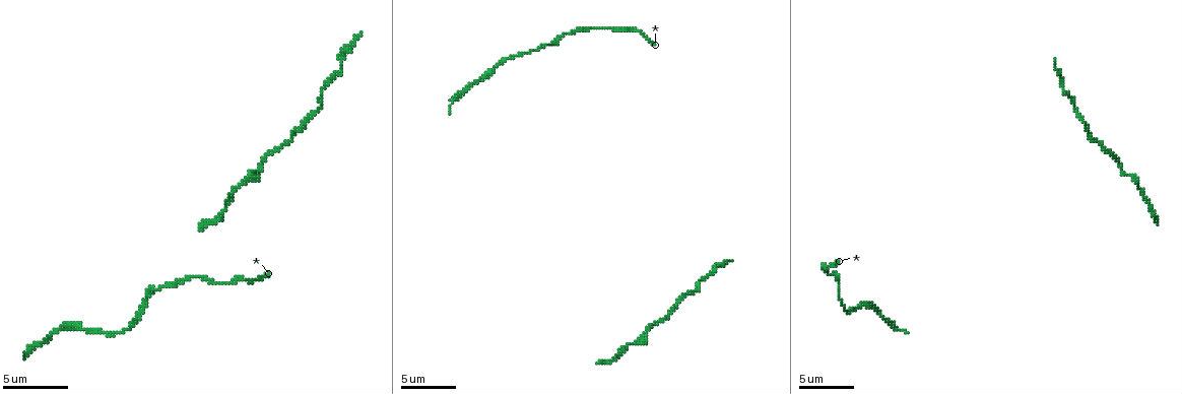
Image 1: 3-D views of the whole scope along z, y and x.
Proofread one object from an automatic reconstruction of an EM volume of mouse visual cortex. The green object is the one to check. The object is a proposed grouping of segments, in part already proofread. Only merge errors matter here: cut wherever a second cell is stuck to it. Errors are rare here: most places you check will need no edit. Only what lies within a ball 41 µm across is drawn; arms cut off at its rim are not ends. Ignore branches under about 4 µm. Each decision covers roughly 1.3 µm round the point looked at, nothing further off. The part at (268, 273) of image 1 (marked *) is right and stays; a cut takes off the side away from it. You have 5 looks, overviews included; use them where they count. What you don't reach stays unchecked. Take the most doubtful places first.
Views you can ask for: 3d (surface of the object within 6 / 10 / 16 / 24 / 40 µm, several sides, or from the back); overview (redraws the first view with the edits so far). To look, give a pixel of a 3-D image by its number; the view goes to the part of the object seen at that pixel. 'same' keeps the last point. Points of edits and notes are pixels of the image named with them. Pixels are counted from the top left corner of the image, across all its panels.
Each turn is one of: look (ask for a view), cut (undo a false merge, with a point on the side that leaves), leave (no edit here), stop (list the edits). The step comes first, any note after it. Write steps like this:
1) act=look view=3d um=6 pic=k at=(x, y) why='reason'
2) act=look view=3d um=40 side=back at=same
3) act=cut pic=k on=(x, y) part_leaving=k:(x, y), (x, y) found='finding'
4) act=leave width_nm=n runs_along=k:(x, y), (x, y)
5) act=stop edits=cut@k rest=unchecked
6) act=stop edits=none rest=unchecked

act=look view=3d um=6 pic=1 at=(839, 290) why='sudden change in width'

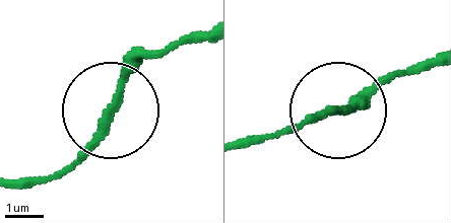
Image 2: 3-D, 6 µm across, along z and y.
act=look view=3d um=6 side=back pic=2 at=(337, 109)

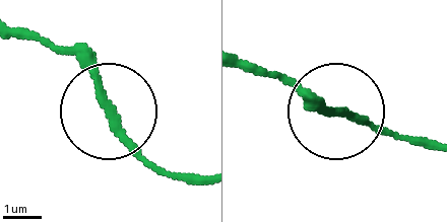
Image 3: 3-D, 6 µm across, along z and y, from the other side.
act=leave found='all the same cell'

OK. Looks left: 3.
act=look view=3d um=10 pic=1 at=(615, 28) why='calibre changes'

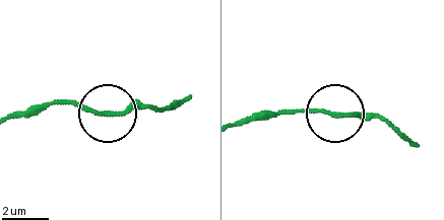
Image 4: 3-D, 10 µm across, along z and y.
act=look view=3d um=6 pic=4 at=(337, 116)

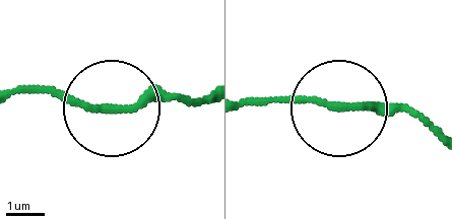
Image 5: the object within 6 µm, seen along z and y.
act=leave runs_along=5:(205, 95), (79, 107), (21, 88) found='continuous, no second cell'

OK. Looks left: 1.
act=stop edits=none rest=unchecked

